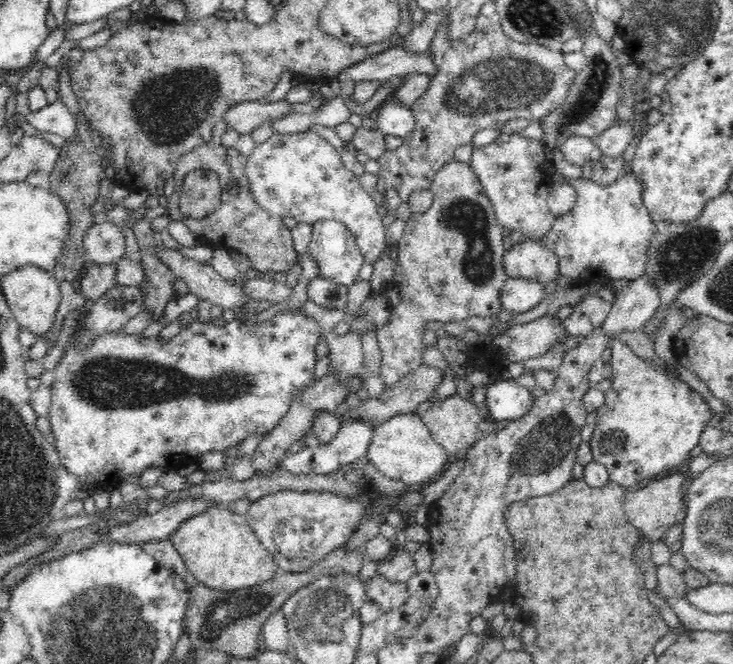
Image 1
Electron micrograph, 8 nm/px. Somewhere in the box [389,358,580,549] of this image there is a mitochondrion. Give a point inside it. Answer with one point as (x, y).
(540, 451)

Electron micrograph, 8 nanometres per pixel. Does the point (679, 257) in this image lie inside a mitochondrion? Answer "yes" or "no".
yes

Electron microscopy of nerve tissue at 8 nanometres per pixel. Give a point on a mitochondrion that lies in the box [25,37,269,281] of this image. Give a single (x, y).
(169, 108)

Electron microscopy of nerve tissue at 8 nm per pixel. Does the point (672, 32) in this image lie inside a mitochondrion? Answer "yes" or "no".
yes

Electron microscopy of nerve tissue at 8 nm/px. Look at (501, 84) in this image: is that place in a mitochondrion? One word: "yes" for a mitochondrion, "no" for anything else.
yes

